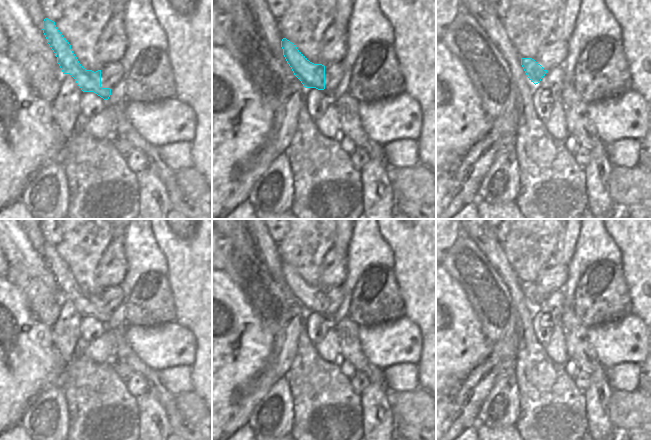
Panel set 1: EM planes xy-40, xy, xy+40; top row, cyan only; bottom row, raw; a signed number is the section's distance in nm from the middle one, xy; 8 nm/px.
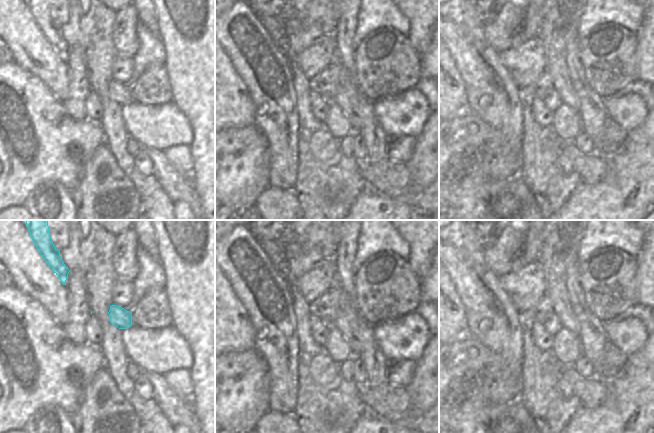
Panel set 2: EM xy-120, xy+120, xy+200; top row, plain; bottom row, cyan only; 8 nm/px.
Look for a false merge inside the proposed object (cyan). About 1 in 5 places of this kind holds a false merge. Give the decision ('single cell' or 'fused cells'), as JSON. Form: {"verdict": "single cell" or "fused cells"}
{"verdict": "single cell"}

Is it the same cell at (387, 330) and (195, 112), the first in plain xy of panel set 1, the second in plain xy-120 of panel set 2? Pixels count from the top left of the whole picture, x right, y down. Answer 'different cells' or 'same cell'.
different cells

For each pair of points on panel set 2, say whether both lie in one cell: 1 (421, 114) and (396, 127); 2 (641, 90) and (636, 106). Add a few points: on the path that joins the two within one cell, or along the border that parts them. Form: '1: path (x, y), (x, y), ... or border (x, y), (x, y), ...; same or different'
1: path (415, 116), (408, 123), (402, 124); same
2: border (616, 96), (636, 93), (643, 100); different

